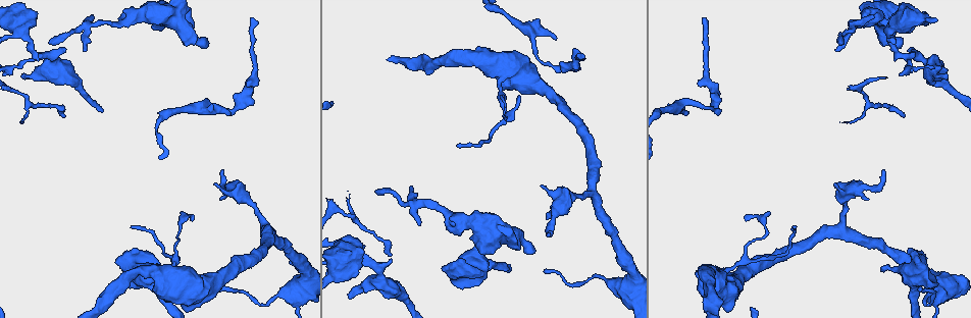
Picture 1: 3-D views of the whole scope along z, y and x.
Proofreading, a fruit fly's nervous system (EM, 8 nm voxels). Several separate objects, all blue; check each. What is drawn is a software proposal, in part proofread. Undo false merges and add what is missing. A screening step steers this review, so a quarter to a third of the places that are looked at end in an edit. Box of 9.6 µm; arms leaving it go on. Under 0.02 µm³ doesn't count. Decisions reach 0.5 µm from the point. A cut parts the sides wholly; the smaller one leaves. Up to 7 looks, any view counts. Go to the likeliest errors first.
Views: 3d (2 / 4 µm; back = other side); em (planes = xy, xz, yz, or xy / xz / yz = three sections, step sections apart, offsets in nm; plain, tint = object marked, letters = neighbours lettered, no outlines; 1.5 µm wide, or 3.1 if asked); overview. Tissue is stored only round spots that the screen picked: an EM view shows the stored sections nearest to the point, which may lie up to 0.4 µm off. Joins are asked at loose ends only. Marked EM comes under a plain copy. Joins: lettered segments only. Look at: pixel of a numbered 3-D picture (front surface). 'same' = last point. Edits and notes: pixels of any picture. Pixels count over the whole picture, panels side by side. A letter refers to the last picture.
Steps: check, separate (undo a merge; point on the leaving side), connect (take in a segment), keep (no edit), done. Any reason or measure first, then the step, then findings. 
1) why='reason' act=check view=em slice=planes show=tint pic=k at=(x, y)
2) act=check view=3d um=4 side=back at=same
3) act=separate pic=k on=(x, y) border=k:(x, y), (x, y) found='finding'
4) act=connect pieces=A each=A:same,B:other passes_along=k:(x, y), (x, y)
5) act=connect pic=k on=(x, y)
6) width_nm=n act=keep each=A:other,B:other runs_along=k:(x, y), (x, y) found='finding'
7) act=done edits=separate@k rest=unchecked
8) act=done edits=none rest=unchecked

why='tapers out' act=check view=em slice=planes show=tint pic=1 at=(85, 48)

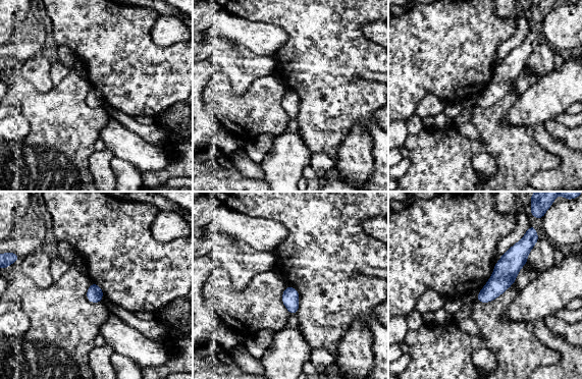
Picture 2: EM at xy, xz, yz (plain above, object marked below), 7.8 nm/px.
why='see the neighbours' act=check view=em slice=planes show=letters at=same

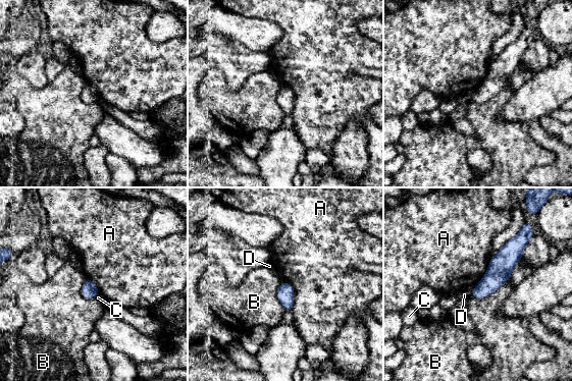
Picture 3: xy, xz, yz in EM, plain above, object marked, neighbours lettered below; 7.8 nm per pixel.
act=keep each=A:other,B:other,C:other,D:other border=3:(509, 277), (489, 294), (472, 296) found='none of them fits'

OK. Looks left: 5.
act=check view=3d um=2 pic=1 at=(579, 58)

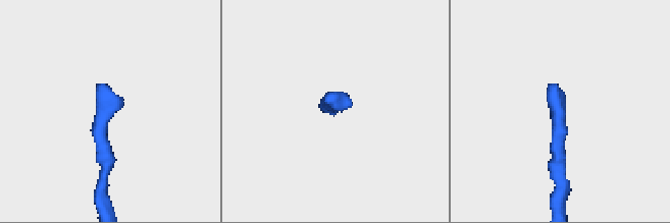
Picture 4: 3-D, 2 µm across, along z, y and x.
act=check view=em slice=yz step=4 show=letters pic=4 at=(558, 86)

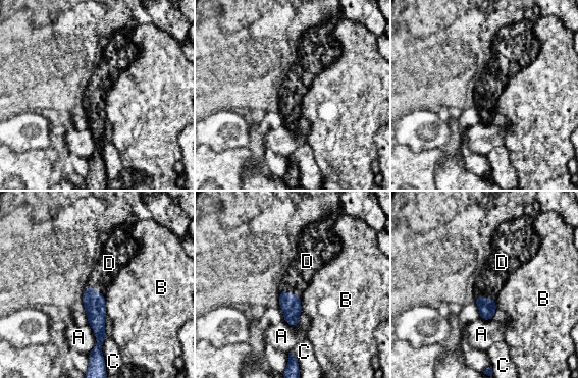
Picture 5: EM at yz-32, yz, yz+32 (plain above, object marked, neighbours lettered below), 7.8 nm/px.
why='cut it another way' act=check view=em slice=planes show=letters at=same

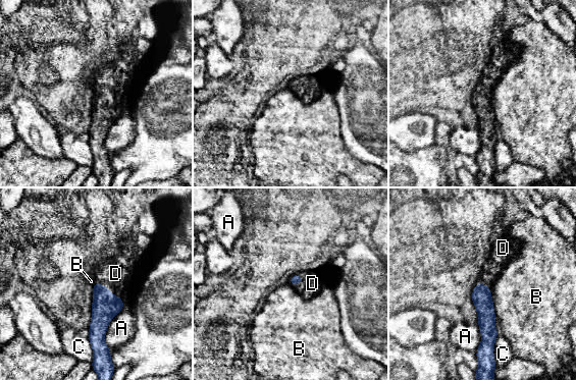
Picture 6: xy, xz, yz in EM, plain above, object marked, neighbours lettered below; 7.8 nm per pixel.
act=connect pieces=D each=A:other,B:other,C:other,D:same passes_along=6:(105, 306), (108, 289), (115, 273) found='the neuron continues'

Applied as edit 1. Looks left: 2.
act=check view=em slice=yz step=8 show=tint pic=1 at=(441, 268)

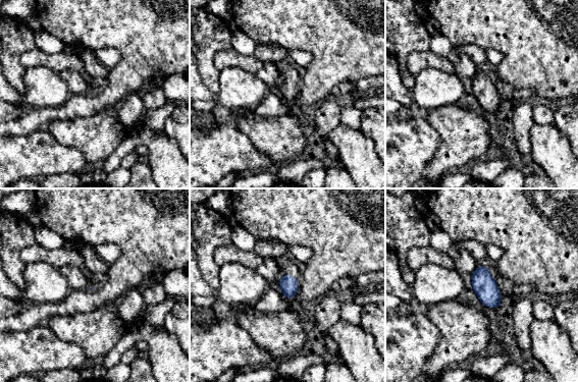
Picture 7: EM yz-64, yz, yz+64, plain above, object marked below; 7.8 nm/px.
act=check view=em slice=planes show=letters at=same

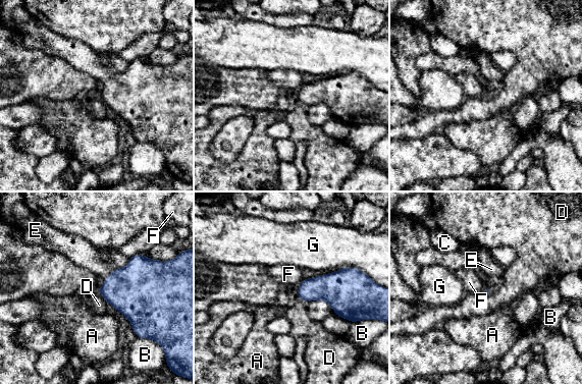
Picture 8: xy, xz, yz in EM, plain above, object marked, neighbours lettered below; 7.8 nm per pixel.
act=connect pieces=E each=A:other,B:other,C:other,D:other,E:same,F:other,G:other passes_along=8:(136, 290), (108, 275), (85, 255) found='it goes on there'

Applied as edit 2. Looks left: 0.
act=done edits=connect@6,connect@8 rest=unchecked

